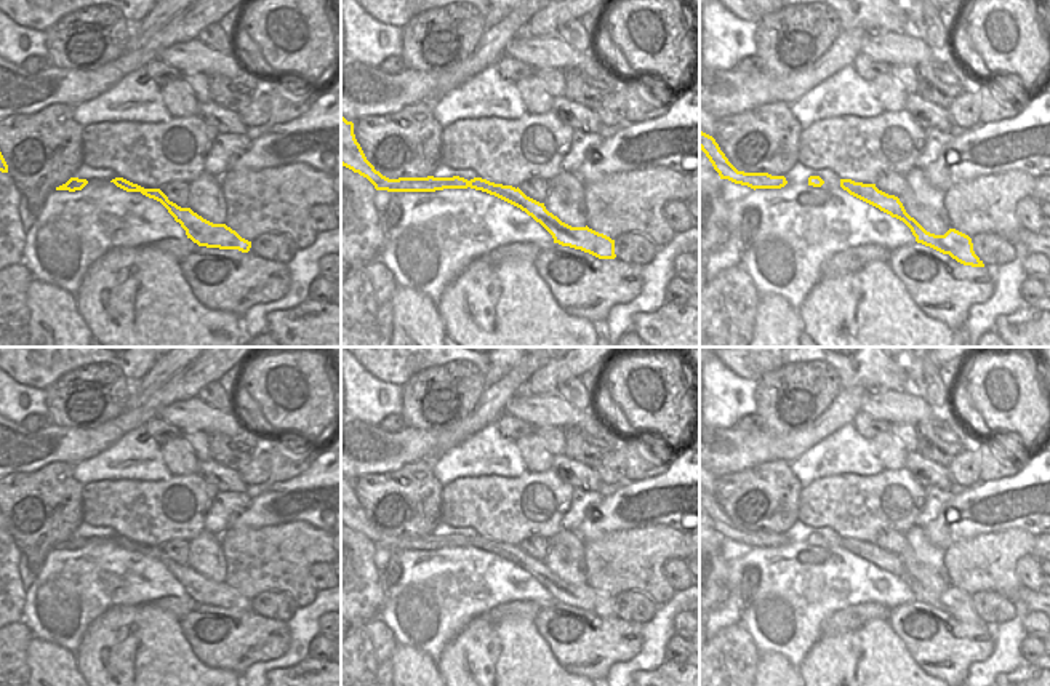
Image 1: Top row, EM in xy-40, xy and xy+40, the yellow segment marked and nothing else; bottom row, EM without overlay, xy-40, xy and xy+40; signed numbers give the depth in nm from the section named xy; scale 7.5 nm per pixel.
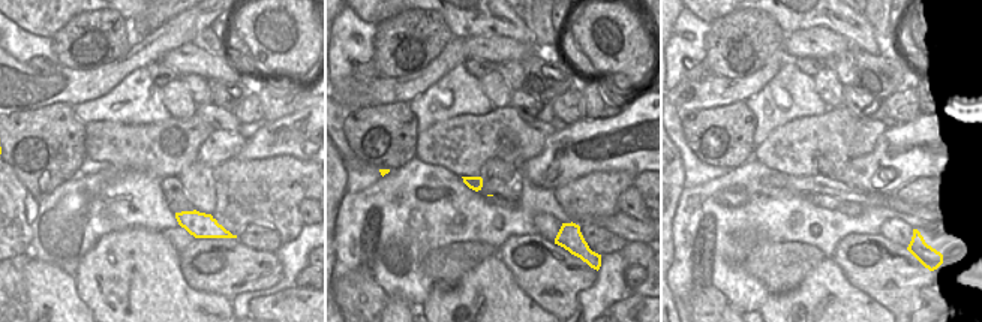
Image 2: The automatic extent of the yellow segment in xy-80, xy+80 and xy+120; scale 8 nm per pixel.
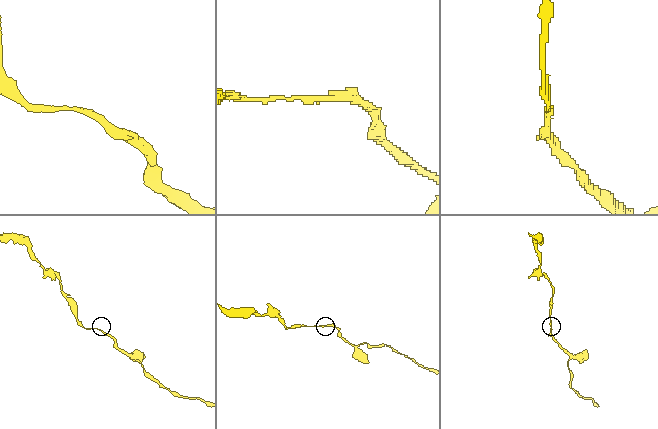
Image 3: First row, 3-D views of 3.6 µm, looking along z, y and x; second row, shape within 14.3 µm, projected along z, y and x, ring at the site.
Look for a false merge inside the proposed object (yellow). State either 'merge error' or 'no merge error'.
no merge error

